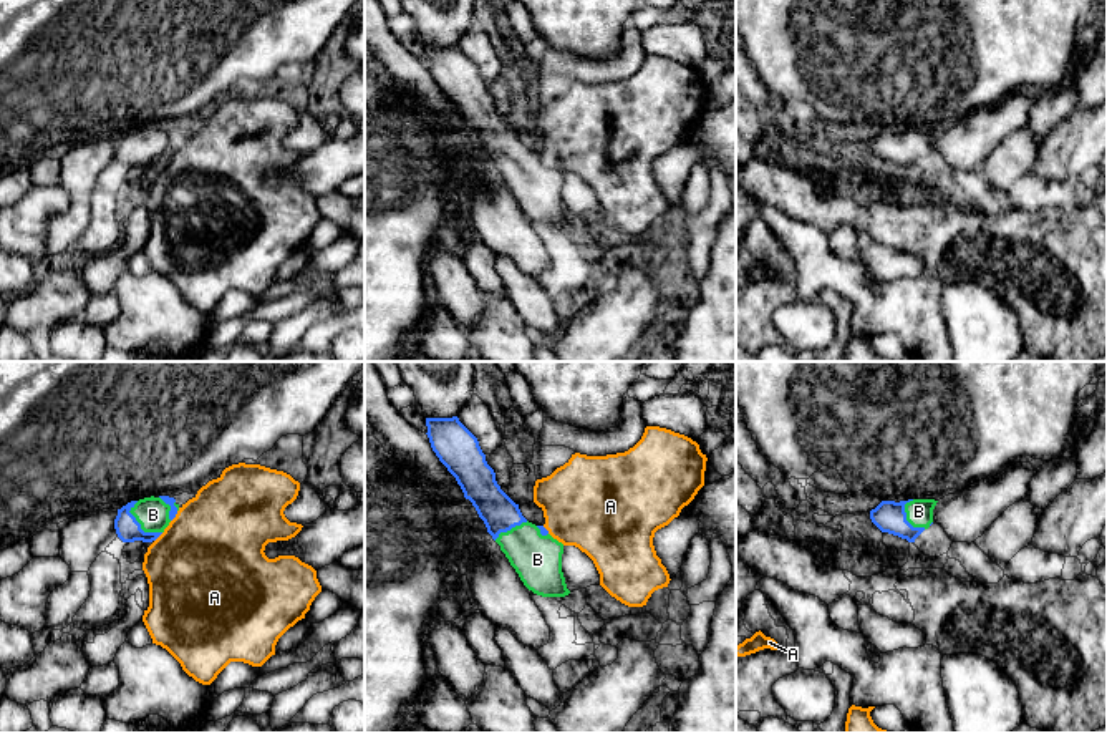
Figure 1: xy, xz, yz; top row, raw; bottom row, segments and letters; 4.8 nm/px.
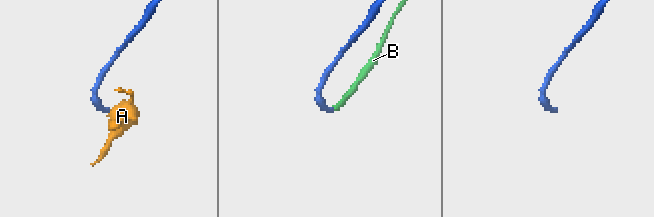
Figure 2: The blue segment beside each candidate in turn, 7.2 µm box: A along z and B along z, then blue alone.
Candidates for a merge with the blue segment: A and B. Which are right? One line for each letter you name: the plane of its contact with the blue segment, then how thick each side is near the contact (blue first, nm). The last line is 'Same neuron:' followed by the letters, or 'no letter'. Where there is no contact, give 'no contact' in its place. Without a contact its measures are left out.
B: contact in xy; calibres 120 and 160 nm
Same neuron: B

